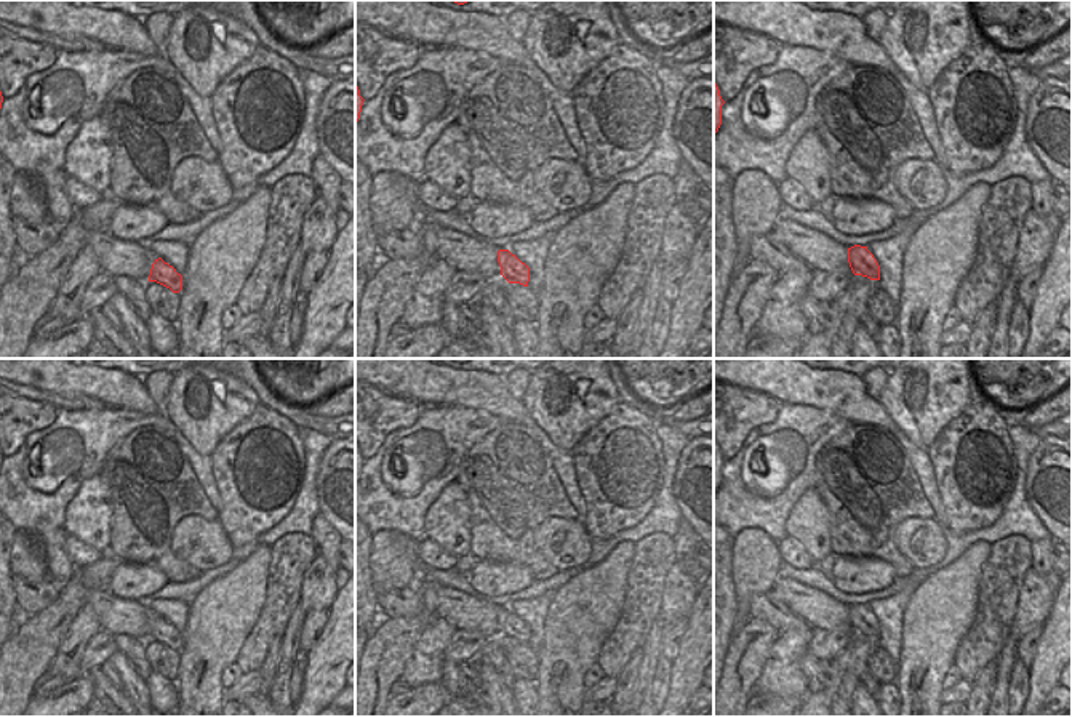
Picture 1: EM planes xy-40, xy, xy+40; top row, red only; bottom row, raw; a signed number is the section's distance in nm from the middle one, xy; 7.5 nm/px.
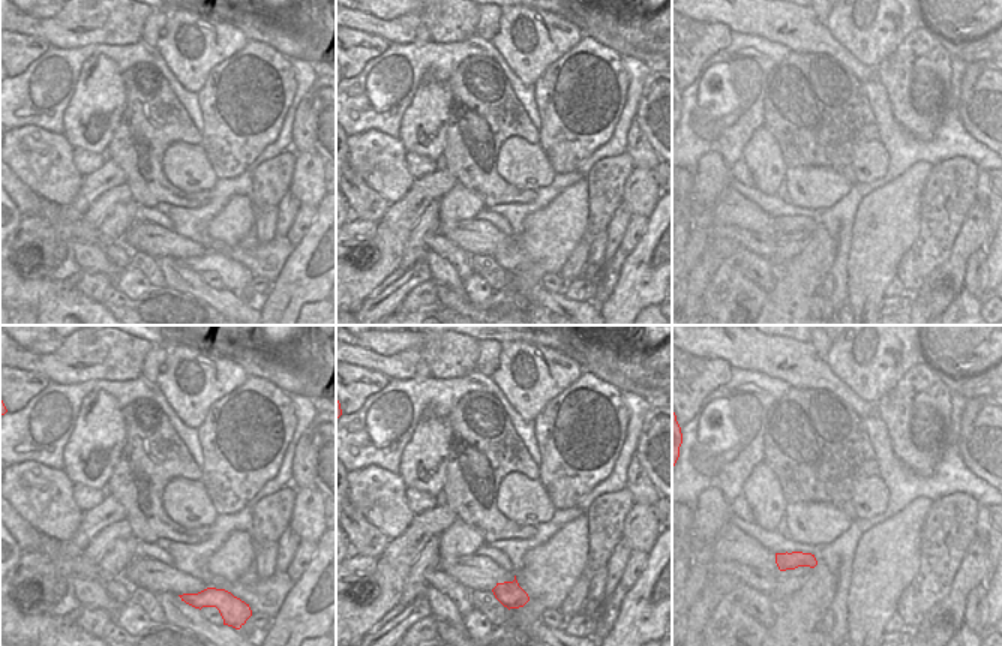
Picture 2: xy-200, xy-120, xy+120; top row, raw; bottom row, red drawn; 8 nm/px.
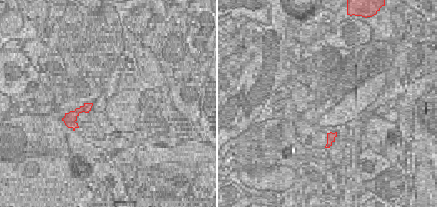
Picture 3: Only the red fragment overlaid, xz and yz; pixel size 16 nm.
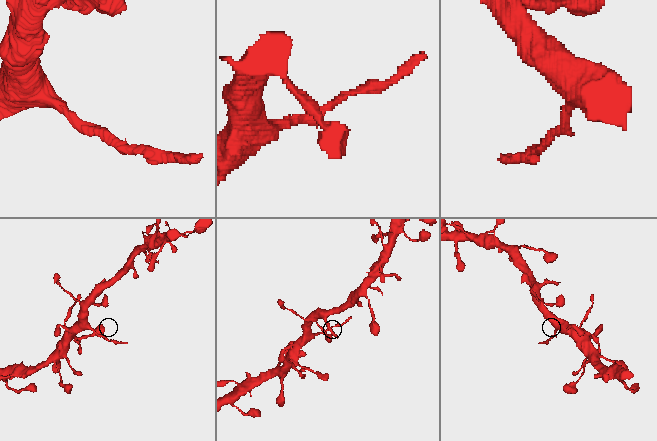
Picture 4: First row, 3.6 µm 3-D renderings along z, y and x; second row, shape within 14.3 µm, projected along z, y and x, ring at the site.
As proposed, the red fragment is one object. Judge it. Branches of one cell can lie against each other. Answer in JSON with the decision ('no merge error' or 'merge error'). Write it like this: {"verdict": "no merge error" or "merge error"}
{"verdict": "merge error"}

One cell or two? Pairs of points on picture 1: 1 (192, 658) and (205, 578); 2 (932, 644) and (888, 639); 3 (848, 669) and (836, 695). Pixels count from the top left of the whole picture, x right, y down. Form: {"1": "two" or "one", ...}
{"1": "two", "2": "two", "3": "one"}

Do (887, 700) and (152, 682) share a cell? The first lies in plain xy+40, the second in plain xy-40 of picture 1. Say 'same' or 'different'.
same

